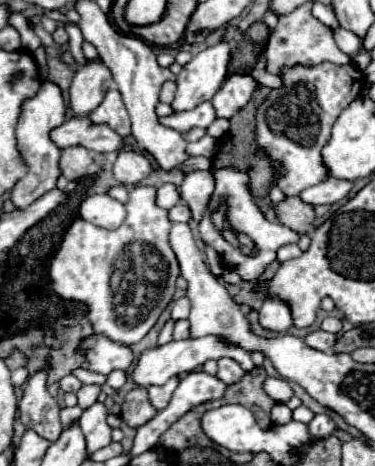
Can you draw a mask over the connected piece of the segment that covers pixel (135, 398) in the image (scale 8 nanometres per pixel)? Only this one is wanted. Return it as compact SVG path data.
M136 387L136 389L132 389L132 391L126 395L126 399L124 399L124 403L122 403L122 411L120 411L122 419L124 419L126 425L132 427L132 429L142 427L142 425L144 425L146 421L150 421L150 417L154 417L156 413L158 413L158 411L152 407L152 403L150 403L150 399L148 399L148 391L142 389L142 387Z

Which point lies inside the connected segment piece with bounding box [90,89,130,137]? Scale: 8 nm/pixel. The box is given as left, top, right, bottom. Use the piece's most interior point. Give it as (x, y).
(111, 111)

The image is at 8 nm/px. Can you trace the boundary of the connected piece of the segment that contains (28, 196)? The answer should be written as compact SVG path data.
M44 81L38 95L24 103L22 115L20 115L20 121L18 121L18 127L16 127L20 153L30 167L28 175L22 177L16 183L16 187L12 189L12 201L18 209L28 207L36 199L40 199L46 191L56 187L56 181L60 177L58 161L60 161L62 149L58 149L58 145L54 145L54 141L50 141L50 129L54 129L54 125L62 125L64 119L66 119L66 105L64 105L64 99L60 95L60 89L54 83Z

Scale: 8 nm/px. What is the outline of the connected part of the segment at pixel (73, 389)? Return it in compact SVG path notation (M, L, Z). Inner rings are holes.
M66 375L62 381L60 381L60 389L64 393L78 393L78 389L82 387L82 383L74 377L74 375Z

